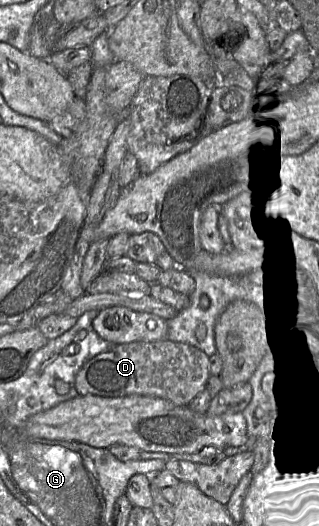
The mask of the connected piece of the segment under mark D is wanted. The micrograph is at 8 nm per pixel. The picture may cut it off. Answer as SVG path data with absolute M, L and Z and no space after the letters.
M171 340L134 341L115 345L109 351L85 362L75 377L74 386L79 395L123 397L137 394L162 398L179 406L188 406L197 394L206 389L210 376L210 357L194 346Z

